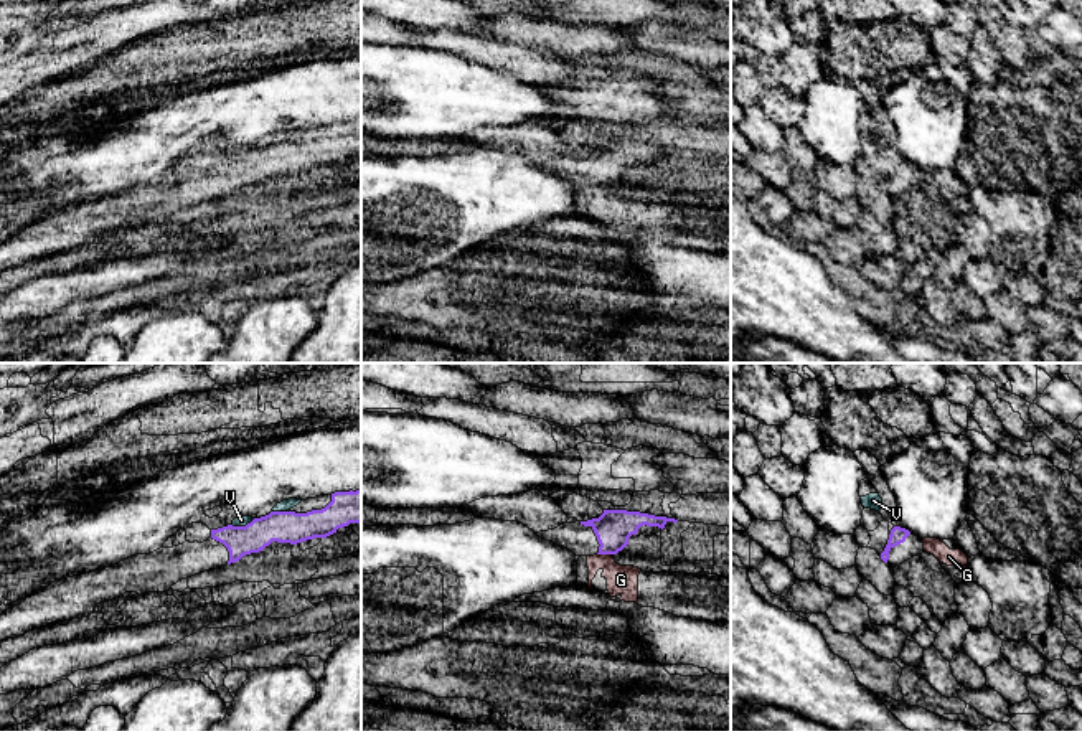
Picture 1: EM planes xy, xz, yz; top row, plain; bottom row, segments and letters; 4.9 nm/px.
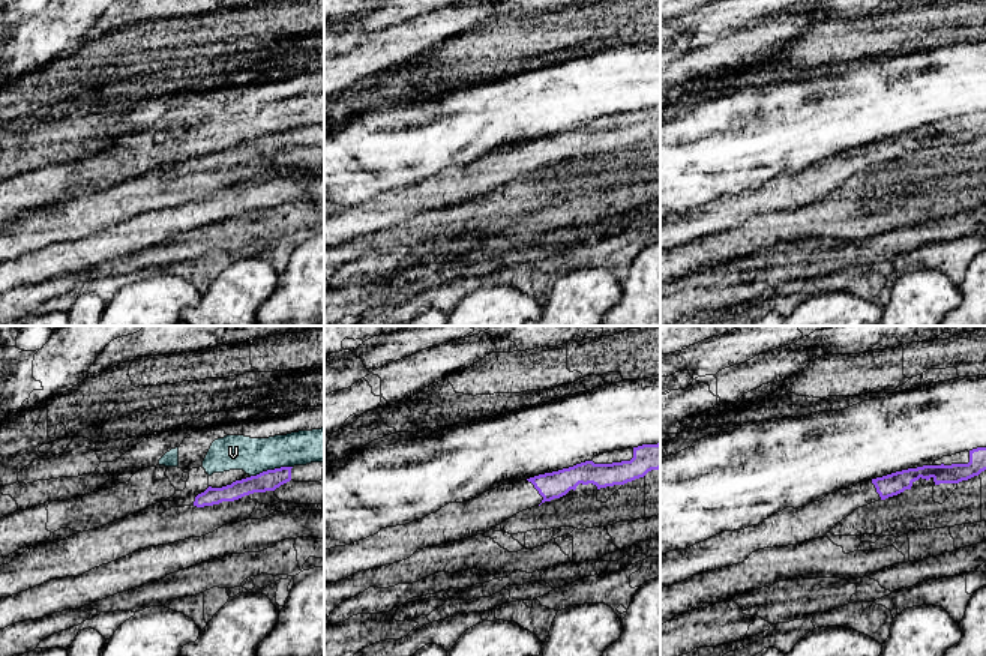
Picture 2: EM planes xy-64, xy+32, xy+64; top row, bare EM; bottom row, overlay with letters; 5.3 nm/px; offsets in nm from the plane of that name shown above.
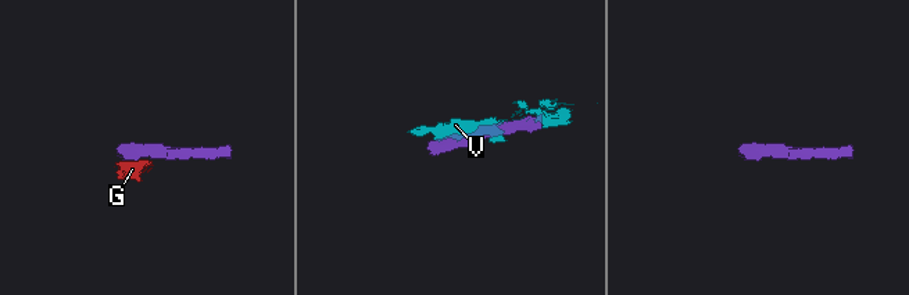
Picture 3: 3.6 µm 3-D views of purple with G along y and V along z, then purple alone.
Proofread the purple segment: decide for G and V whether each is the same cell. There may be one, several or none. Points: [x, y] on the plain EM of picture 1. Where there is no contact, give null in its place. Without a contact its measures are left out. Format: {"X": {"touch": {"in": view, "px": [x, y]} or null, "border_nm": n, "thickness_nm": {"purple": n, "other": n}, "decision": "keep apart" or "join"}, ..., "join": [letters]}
{"G": {"touch": {"in": "xz", "px": [604, 183]}, "border_nm": 70, "thickness_nm": {"purple": 180, "other": 140}, "decision": "keep apart"}, "V": {"touch": {"in": "xy", "px": [243, 157]}, "border_nm": 120, "thickness_nm": {"purple": 160, "other": 50}, "decision": "keep apart"}, "join": []}

